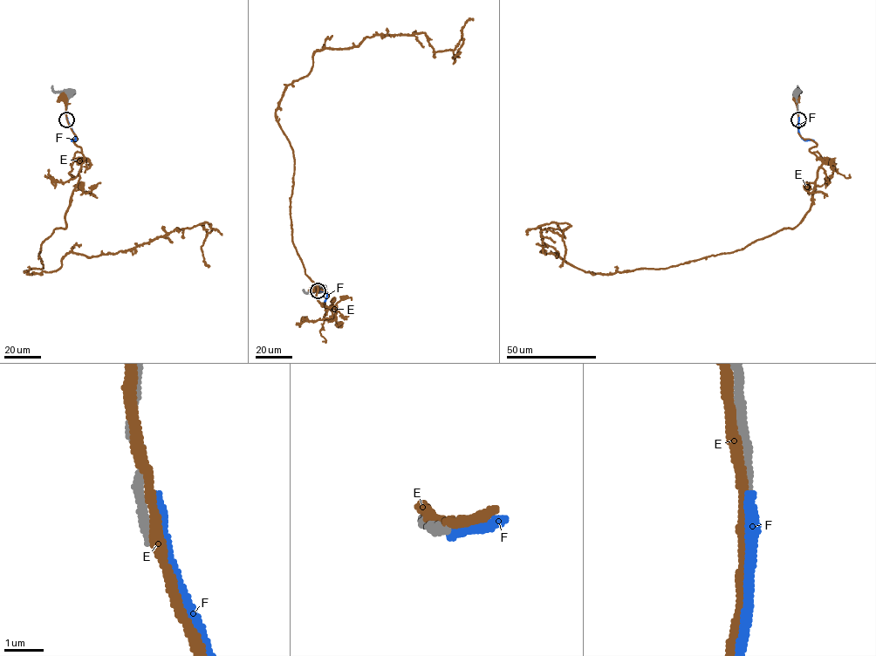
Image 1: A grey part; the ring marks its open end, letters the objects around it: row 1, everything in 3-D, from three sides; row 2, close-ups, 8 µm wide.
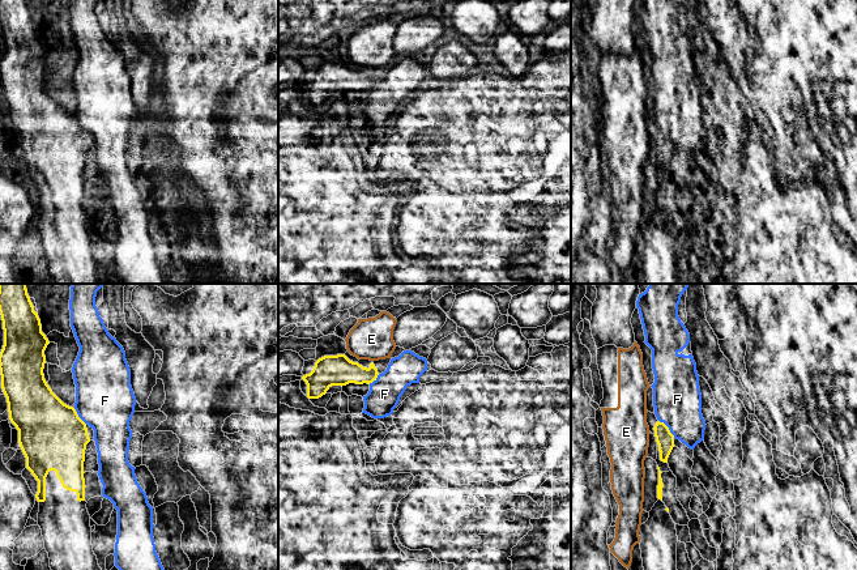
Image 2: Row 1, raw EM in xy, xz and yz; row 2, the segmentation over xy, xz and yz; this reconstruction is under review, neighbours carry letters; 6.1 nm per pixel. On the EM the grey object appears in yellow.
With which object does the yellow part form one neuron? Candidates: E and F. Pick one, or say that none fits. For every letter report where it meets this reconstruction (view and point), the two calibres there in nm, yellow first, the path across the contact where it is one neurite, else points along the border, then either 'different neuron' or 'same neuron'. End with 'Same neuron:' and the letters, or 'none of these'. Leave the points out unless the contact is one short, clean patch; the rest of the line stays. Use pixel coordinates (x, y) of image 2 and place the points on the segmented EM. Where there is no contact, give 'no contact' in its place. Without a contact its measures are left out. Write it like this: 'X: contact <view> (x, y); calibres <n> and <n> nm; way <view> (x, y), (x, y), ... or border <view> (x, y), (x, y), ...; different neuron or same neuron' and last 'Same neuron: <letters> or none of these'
E: no contact; different neuron
F: contact yz (668, 429); calibres 110 and 300 nm; border yz (659, 420), (674, 438); different neuron
Same neuron: none of these

